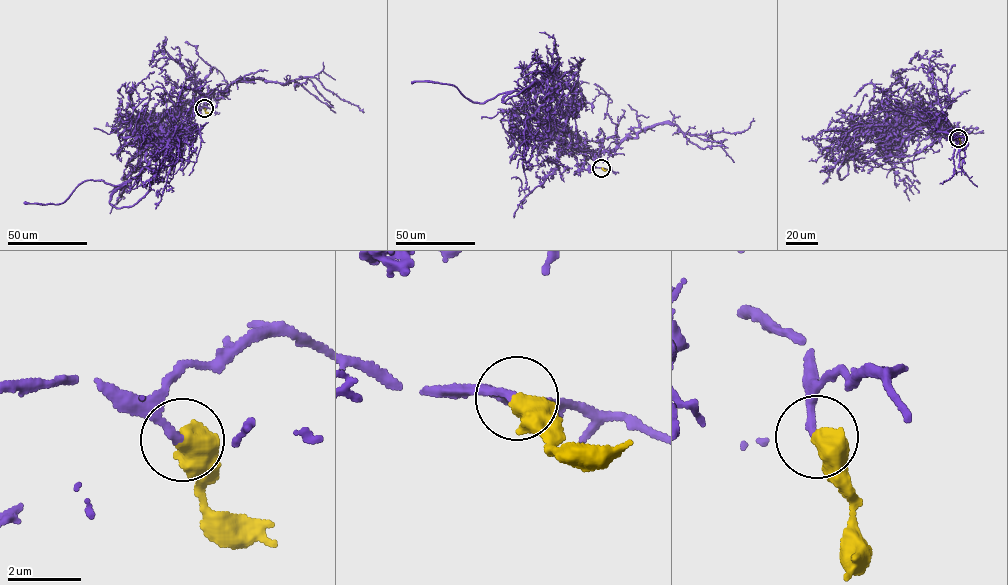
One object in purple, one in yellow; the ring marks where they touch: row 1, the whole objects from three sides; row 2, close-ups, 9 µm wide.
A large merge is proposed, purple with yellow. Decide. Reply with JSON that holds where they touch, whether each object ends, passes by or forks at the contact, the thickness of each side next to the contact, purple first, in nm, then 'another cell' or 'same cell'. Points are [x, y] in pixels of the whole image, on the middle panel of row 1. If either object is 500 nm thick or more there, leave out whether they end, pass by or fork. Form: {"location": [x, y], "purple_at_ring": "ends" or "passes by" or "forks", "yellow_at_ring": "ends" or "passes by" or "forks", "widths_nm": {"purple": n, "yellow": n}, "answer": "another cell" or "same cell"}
{"location": [601, 168], "widths_nm": {"purple": 200, "yellow": 700}, "answer": "same cell"}

